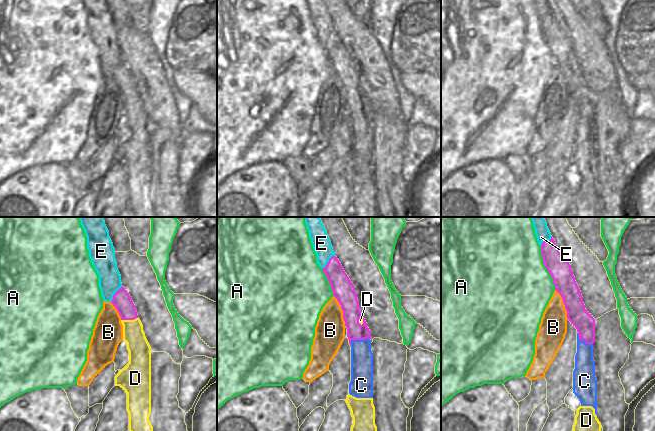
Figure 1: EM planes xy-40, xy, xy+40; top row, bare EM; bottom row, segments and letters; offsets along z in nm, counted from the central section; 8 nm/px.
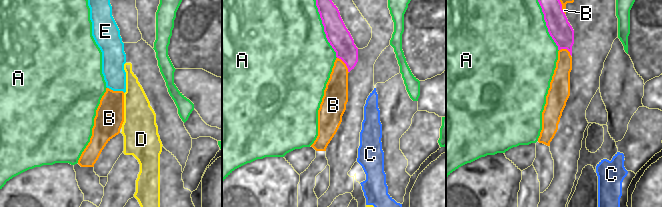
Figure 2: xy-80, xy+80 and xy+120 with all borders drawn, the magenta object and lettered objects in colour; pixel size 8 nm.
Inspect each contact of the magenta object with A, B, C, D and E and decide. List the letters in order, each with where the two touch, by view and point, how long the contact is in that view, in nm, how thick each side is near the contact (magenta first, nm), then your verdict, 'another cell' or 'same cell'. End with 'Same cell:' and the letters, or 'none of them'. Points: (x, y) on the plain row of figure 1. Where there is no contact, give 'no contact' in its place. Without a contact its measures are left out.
A: xy+40 (546, 44) | 380 nm | 180/500 nm | another cell
B: xy (342, 86) | 280 nm | 180/240 nm | another cell
C: xy (358, 115) | 170 nm | 140/180 nm | same cell
D: xy-40 (129, 95) | 140 nm | 150/170 nm | another cell
E: xy-40 (114, 70) | 160 nm | 150/180 nm | another cell
Same cell: C

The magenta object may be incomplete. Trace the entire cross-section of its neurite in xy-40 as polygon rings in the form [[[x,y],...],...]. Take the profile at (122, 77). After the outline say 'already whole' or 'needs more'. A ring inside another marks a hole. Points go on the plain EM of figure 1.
[[[123,62],[115,68],[111,79],[117,85],[121,96],[134,96],[138,94],[135,81]]]; already whole

